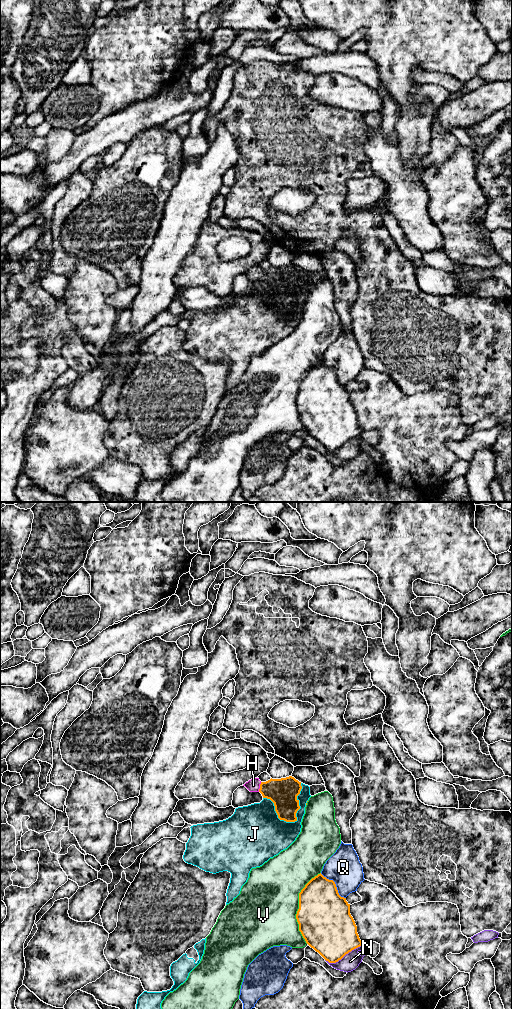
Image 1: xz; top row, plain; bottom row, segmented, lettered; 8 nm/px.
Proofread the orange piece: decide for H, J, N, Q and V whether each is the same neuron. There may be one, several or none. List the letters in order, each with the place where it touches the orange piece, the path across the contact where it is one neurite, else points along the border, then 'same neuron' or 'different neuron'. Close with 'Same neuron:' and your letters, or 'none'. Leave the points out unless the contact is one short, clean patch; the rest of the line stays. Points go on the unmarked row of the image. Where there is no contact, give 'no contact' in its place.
H: xz (260, 275) | across xz (283, 280), (260, 275), (253, 273) | same neuron
J: xz (299, 296) | different neuron
N: xz (343, 444) | different neuron
Q: xz (335, 372) | different neuron
V: xz (299, 395) | different neuron
Same neuron: H

